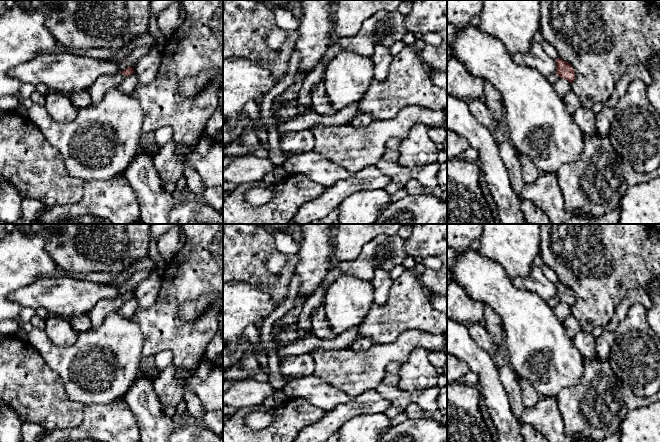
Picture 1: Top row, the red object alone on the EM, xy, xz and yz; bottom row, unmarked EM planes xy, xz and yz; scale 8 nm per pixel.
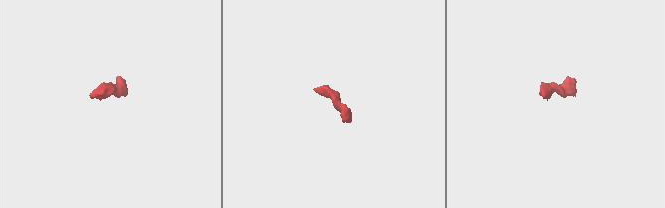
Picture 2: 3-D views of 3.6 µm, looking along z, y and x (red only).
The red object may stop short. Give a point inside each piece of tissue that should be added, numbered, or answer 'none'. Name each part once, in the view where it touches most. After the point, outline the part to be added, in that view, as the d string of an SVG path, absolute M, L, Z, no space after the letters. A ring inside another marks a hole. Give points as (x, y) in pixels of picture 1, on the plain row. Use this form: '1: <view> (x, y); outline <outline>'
1: xy (103, 308); outline M122 297L107 298L99 301L88 313L91 321L91 328L97 328L104 319L112 312L117 311L125 302Z

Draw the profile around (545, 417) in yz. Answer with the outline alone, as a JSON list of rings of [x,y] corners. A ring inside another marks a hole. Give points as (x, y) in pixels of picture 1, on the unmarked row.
[[[541,397],[533,407],[525,407],[521,422],[541,433],[548,442],[595,442],[590,439],[570,438],[565,433],[564,420],[558,409],[557,401],[552,397]]]

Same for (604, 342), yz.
[[[605,331],[602,335],[596,338],[598,358],[608,360],[614,340],[614,333],[609,331]]]

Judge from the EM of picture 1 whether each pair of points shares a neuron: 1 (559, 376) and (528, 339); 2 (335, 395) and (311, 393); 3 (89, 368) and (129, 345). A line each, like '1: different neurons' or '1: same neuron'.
1: same neuron
2: same neuron
3: same neuron

